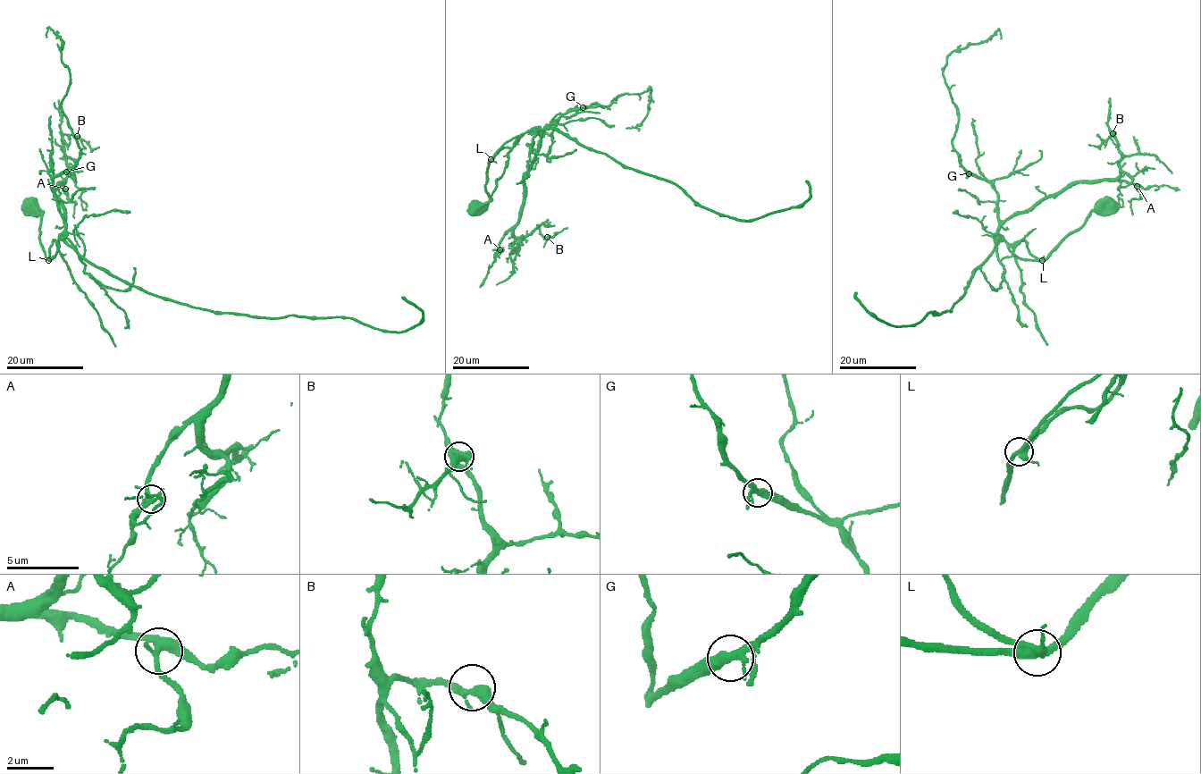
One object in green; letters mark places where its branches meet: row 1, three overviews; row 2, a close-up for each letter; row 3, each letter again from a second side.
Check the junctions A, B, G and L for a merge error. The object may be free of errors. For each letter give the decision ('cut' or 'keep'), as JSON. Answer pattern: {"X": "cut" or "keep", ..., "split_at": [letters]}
{"A": "keep", "B": "keep", "G": "keep", "L": "keep", "split_at": []}

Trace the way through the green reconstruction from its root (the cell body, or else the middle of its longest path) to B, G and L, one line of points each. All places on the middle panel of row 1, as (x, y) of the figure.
B: (475, 209), (491, 199), (491, 158), (515, 137), (540, 131), (513, 232), (524, 238), (538, 228), (547, 237)
G: (475, 209), (490, 201), (486, 169), (503, 144), (530, 130), (542, 131), (562, 115), (583, 107)
L: (475, 209), (477, 212), (481, 206), (490, 201), (485, 189), (486, 169), (491, 158)

